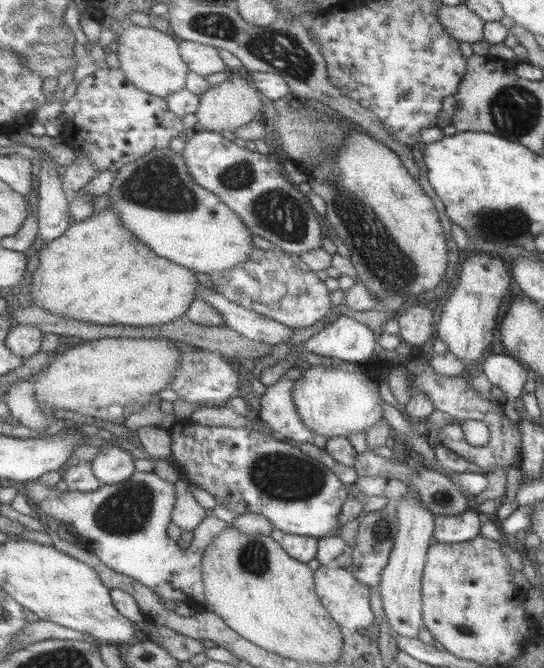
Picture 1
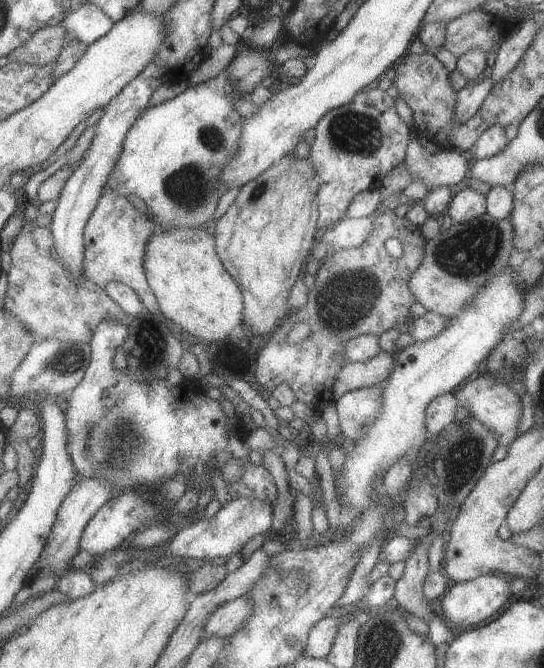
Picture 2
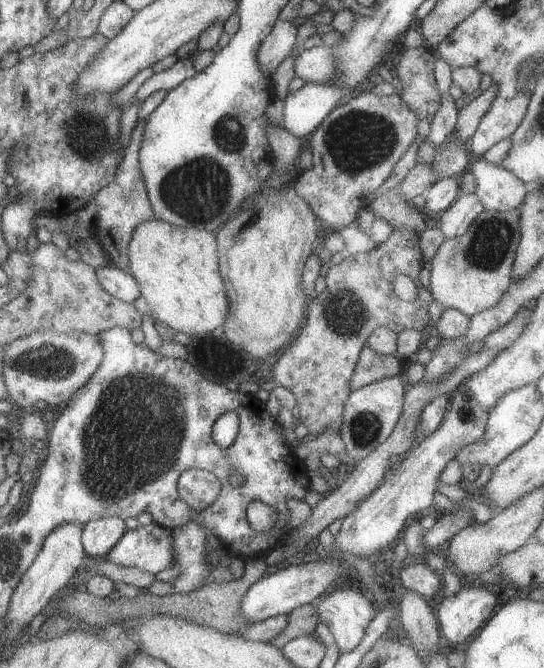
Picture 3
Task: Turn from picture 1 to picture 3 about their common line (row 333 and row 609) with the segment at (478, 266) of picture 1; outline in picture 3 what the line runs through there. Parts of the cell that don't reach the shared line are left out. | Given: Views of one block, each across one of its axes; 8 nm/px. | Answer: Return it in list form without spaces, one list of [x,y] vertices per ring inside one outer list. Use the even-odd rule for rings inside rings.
[[[482,584],[444,599],[438,611],[442,631],[449,644],[456,649],[463,649],[476,636],[478,626],[492,616],[496,604],[498,598],[490,590],[482,588]]]

